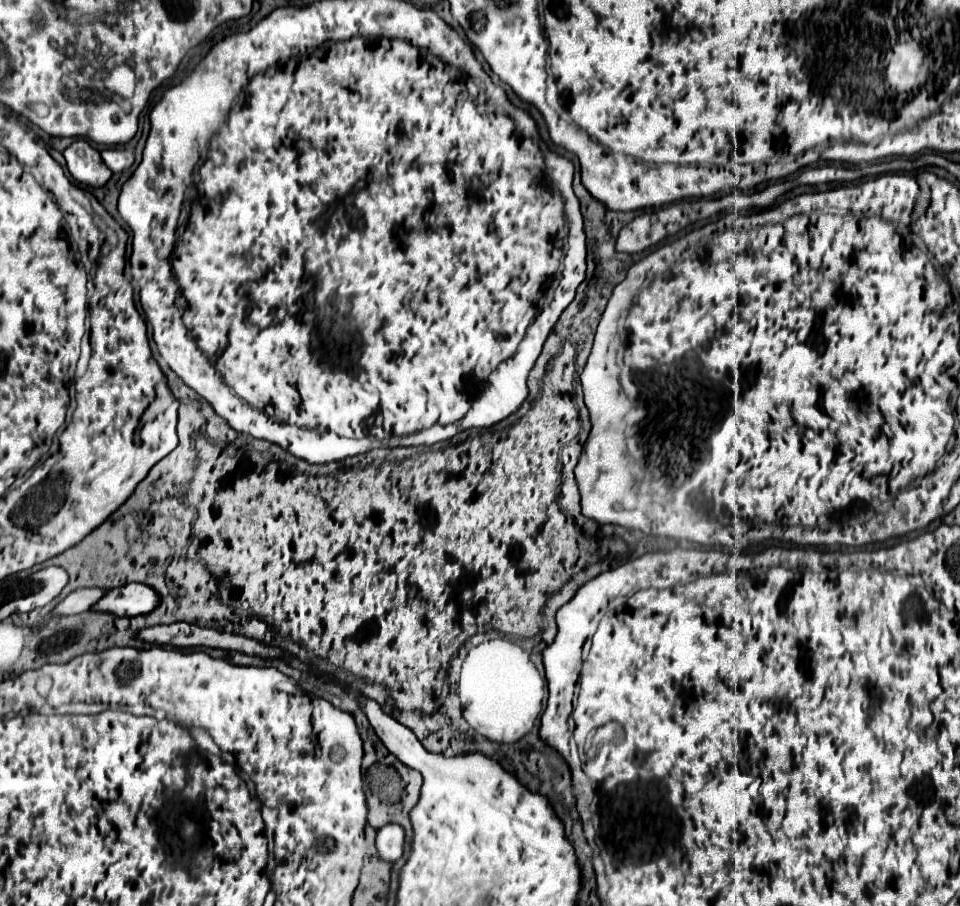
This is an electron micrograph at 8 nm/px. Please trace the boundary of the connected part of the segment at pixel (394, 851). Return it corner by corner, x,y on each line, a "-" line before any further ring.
387,824
377,832
377,852
387,862
397,862
403,856
405,830
399,824

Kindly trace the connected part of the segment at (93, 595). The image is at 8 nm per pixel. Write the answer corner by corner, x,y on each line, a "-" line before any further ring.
79,588
71,592
55,610
53,614
71,614
71,612
85,612
95,606
105,596
103,588

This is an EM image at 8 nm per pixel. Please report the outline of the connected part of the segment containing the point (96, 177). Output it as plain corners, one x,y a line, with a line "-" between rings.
75,140
65,152
67,168
71,176
87,186
99,188
111,178
111,170
103,164
101,154
87,142
87,140

